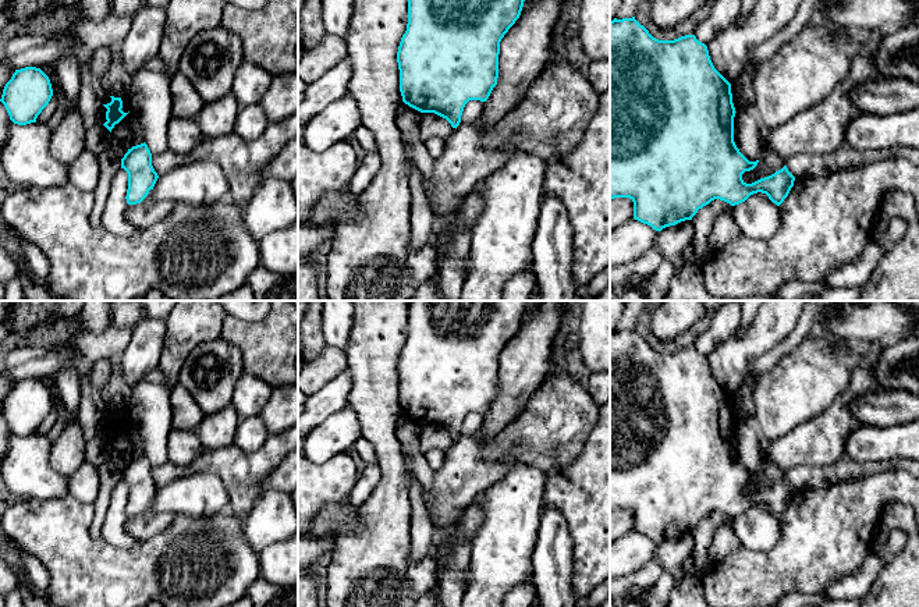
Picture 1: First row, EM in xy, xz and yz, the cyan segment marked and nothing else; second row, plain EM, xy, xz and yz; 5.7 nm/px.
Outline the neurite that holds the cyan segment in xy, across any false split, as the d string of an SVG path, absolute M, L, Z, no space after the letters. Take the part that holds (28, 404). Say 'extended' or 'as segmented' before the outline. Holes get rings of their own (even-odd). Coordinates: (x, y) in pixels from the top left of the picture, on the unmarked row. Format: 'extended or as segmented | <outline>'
as segmented | M25 379L15 381L3 401L0 413L14 436L26 437L36 434L52 408L49 388L40 380Z

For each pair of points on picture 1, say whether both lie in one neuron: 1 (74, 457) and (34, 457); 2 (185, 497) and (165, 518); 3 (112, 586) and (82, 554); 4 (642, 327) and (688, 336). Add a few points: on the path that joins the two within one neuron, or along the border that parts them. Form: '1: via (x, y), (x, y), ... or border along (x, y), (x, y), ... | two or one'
1: border along (50, 444), (49, 464), (67, 478) | two
2: border along (174, 513), (156, 513), (153, 515) | two
3: via (103, 578), (88, 563) | one
4: via (652, 339), (659, 345), (677, 344) | one

